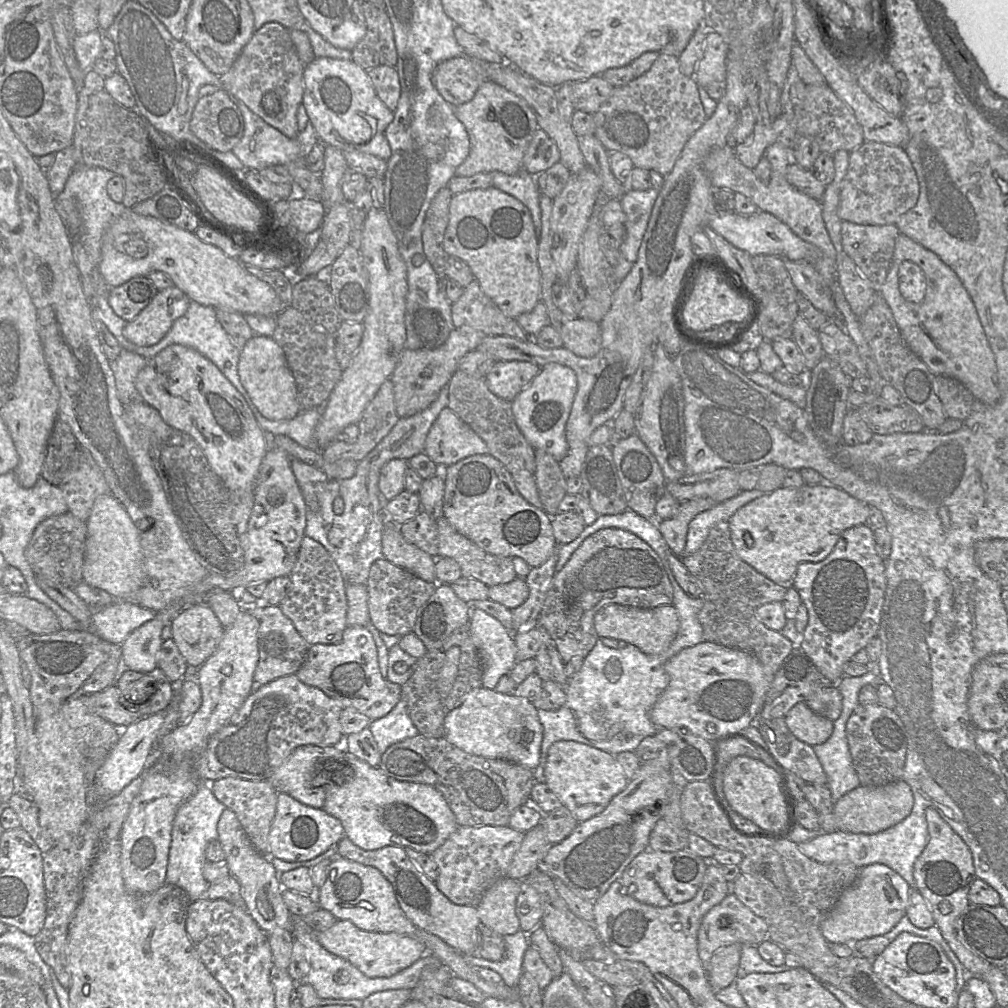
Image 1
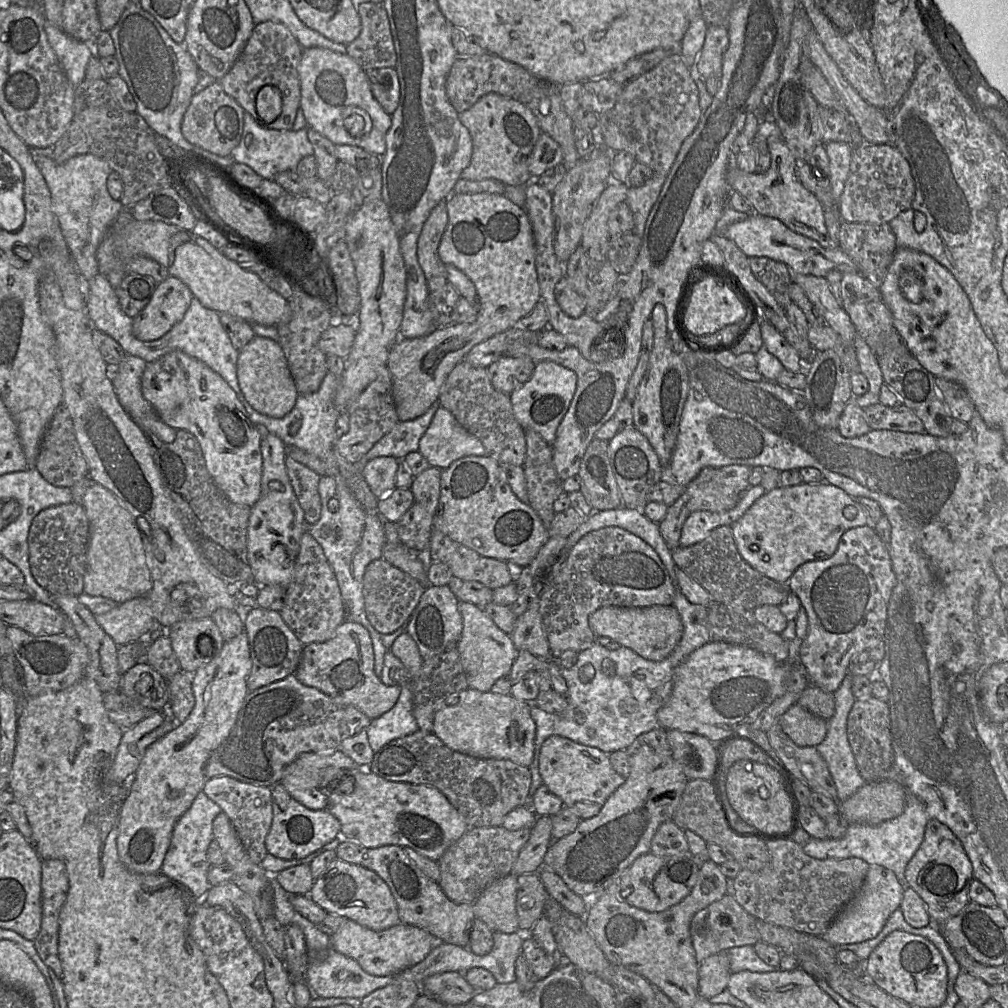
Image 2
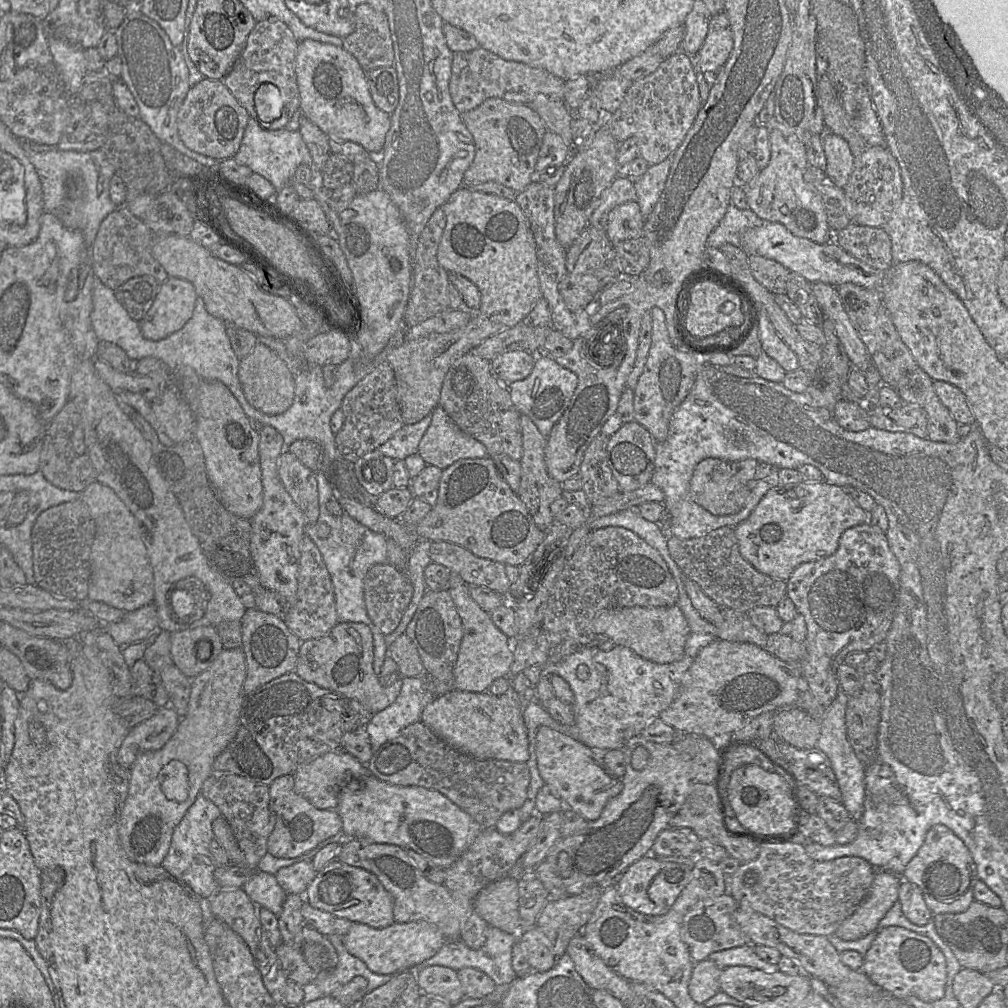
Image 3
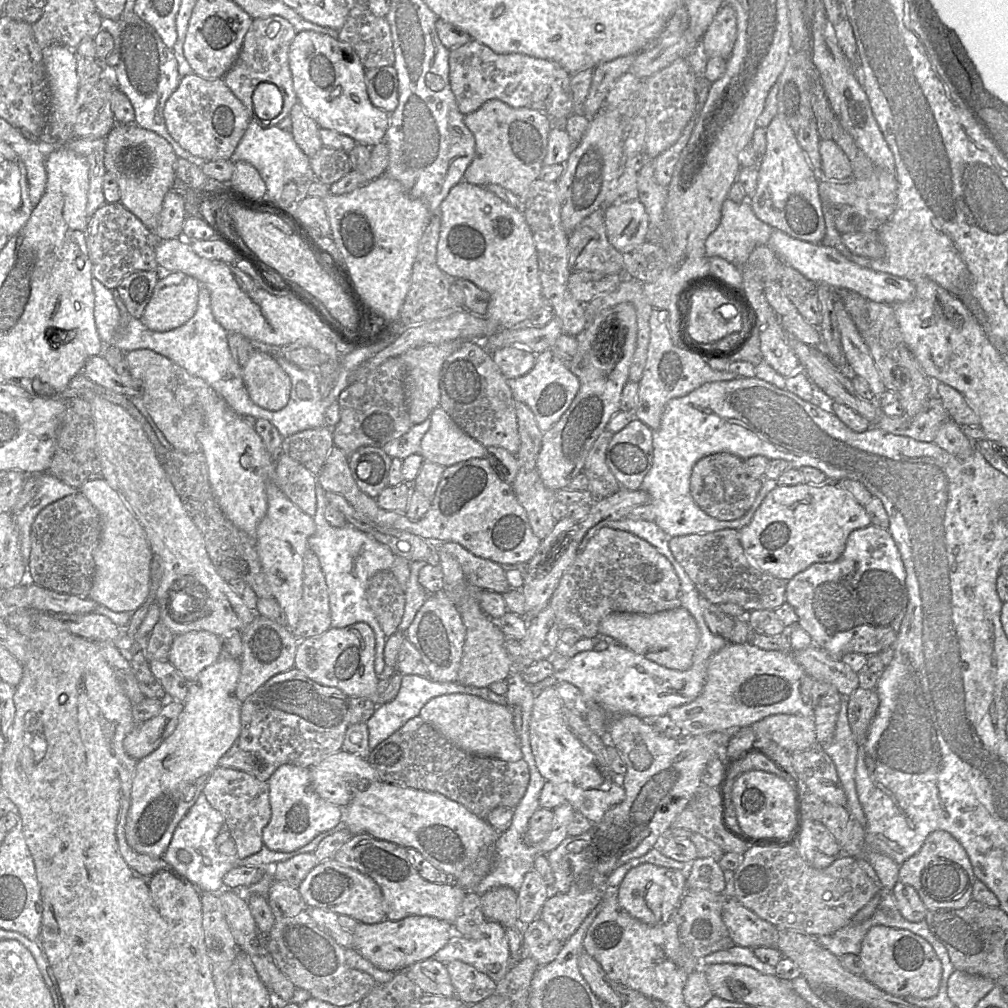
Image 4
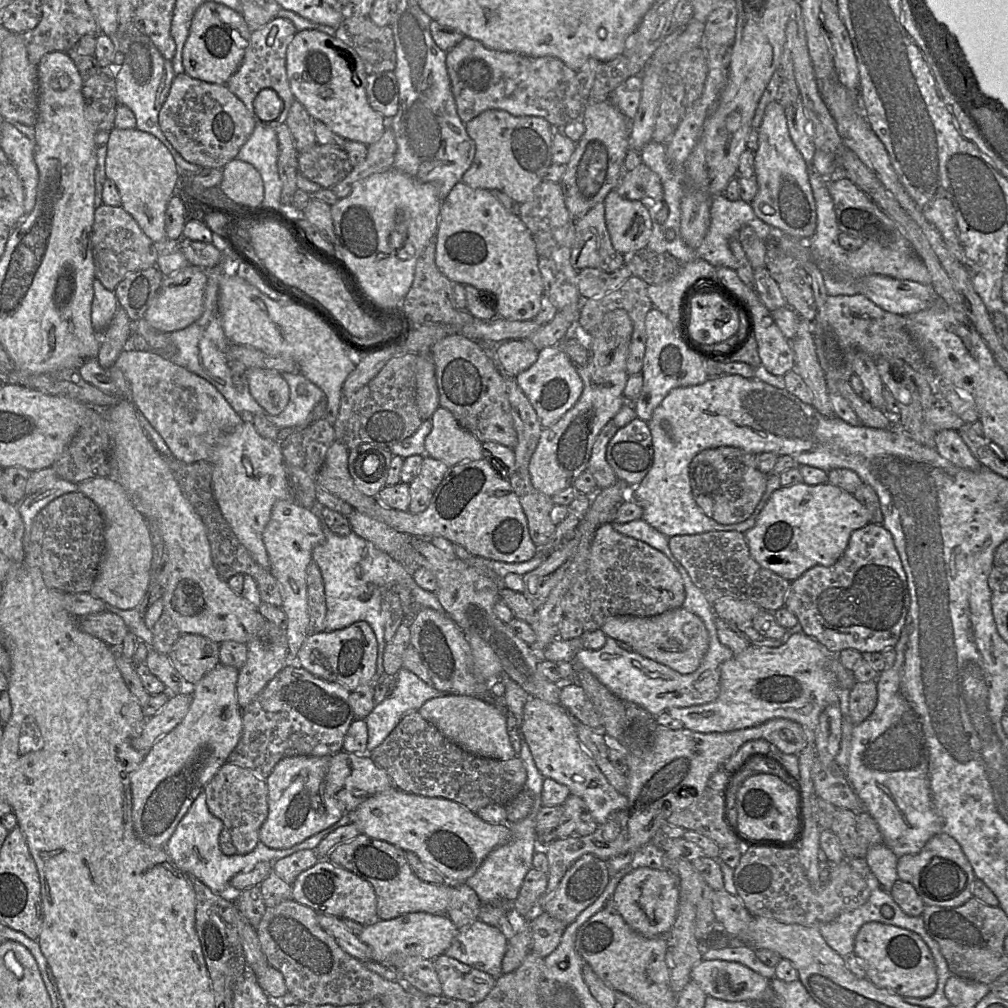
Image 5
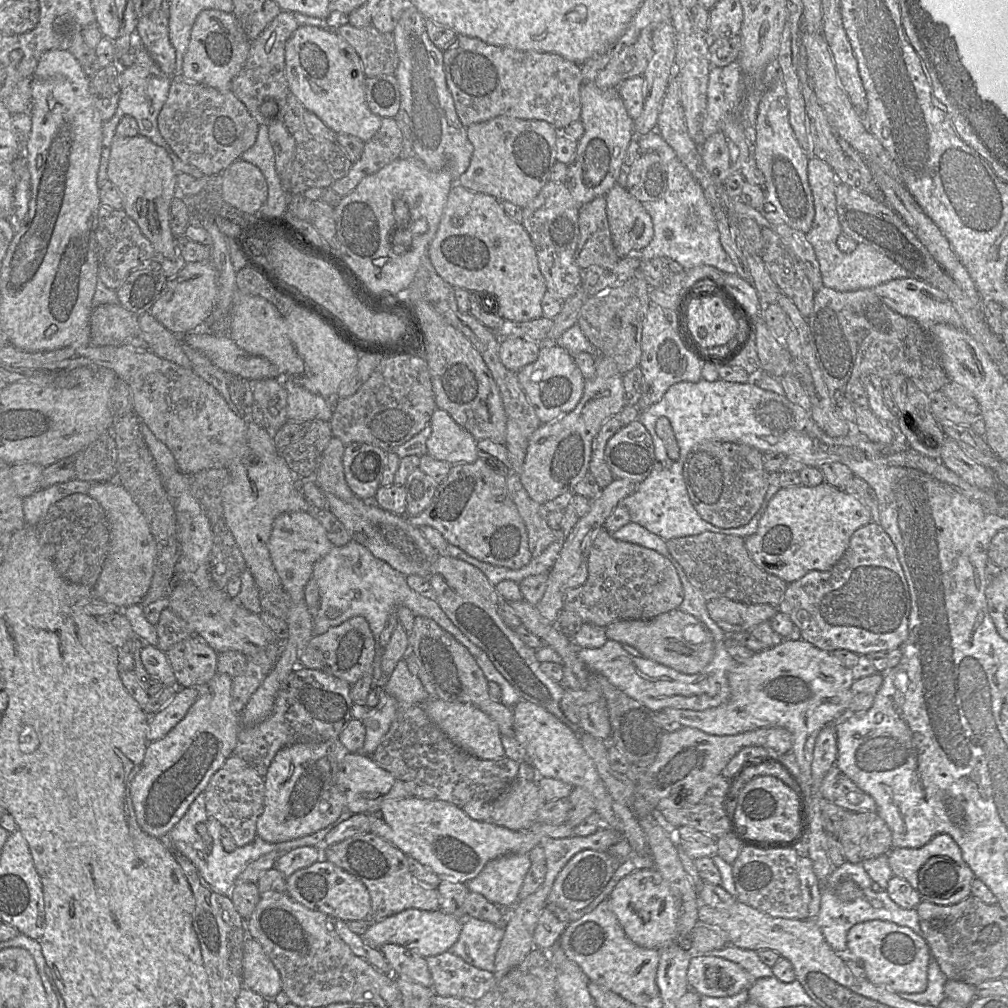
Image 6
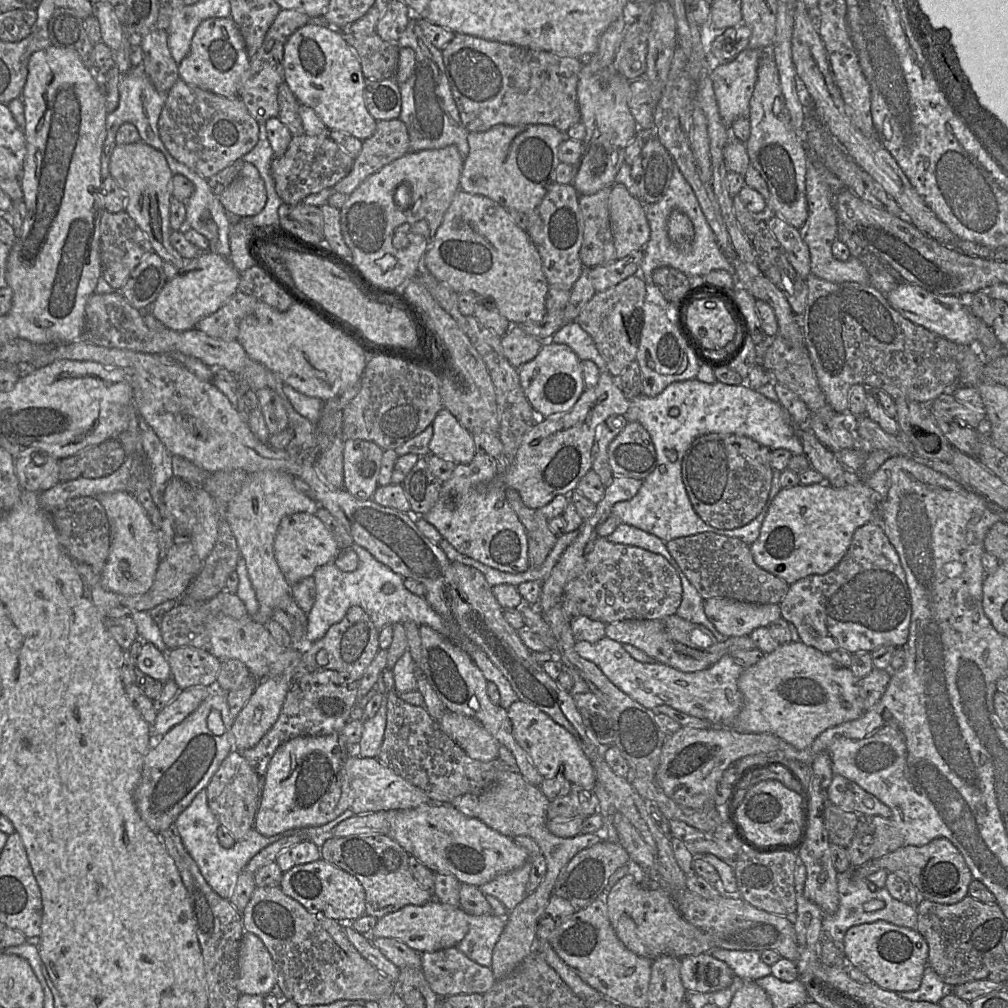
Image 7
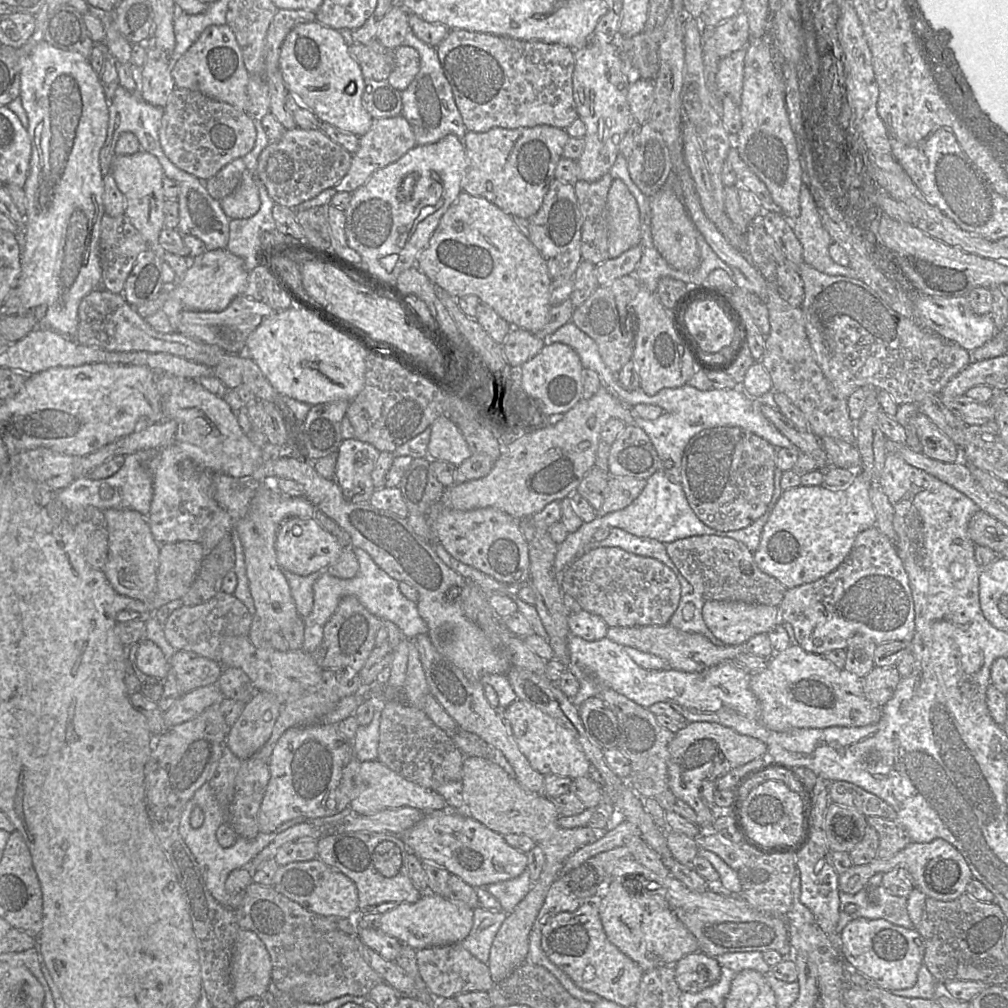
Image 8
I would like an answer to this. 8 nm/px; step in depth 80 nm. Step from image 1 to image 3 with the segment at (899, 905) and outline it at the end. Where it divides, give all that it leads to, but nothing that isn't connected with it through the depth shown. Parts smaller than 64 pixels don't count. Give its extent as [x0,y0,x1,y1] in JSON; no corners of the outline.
[834,870,902,941]

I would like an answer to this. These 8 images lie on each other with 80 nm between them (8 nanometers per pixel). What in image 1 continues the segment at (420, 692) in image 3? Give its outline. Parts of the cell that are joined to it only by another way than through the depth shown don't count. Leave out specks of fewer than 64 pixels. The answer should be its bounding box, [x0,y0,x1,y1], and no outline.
[367,699,419,754]

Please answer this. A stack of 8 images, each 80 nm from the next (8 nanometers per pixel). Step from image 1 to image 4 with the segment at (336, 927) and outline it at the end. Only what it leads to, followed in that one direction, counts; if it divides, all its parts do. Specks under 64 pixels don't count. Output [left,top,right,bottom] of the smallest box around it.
[353,916,454,971]

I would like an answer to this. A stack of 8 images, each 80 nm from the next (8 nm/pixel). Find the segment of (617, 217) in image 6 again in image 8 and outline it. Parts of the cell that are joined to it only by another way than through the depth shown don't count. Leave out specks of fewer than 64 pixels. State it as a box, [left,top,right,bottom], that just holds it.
[607,179,642,258]

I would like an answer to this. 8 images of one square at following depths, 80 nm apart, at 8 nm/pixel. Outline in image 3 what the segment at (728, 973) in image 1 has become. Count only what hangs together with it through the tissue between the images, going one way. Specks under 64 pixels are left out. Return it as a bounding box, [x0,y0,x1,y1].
[688,959,722,1004]

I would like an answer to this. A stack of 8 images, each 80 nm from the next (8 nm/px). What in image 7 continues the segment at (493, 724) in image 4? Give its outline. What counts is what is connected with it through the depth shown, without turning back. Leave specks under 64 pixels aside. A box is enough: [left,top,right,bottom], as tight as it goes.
[438,711,498,762]

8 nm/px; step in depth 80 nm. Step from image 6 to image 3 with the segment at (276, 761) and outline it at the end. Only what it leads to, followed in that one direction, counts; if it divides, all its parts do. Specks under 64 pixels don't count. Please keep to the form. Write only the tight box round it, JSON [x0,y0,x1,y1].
[267,774,342,858]

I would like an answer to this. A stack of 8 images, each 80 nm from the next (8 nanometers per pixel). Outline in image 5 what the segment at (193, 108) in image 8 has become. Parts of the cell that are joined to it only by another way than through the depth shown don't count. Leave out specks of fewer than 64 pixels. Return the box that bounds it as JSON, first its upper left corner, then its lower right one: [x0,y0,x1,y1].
[159,73,257,168]

